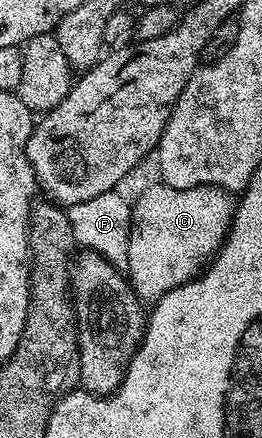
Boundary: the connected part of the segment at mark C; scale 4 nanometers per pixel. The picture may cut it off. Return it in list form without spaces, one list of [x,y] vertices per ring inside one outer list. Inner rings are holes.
[[[162,185],[159,188],[155,195],[142,195],[132,203],[130,240],[125,266],[128,268],[128,282],[133,287],[134,294],[142,301],[156,301],[164,293],[189,283],[209,264],[226,239],[236,206],[235,200],[221,187],[172,189]]]

